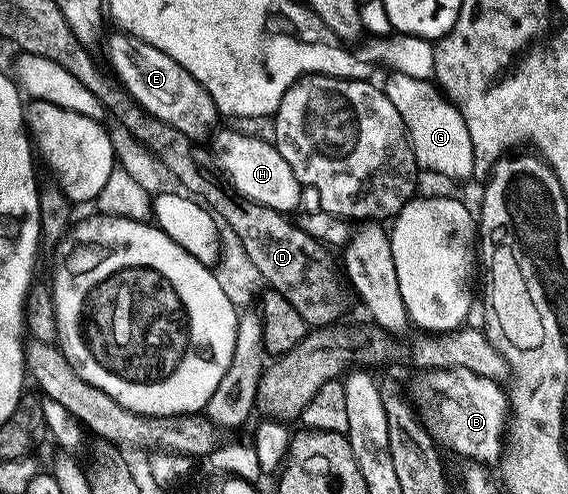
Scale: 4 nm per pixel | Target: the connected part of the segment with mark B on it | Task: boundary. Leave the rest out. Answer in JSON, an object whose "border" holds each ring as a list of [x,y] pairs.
{"border":[[[467,368],[435,370],[432,371],[431,378],[433,378],[433,394],[437,397],[437,418],[441,421],[441,430],[445,433],[450,448],[455,453],[469,458],[465,460],[473,464],[500,463],[507,446],[507,427],[511,422],[509,396],[502,383],[492,382],[483,376],[475,376],[475,372],[467,372]]]}

